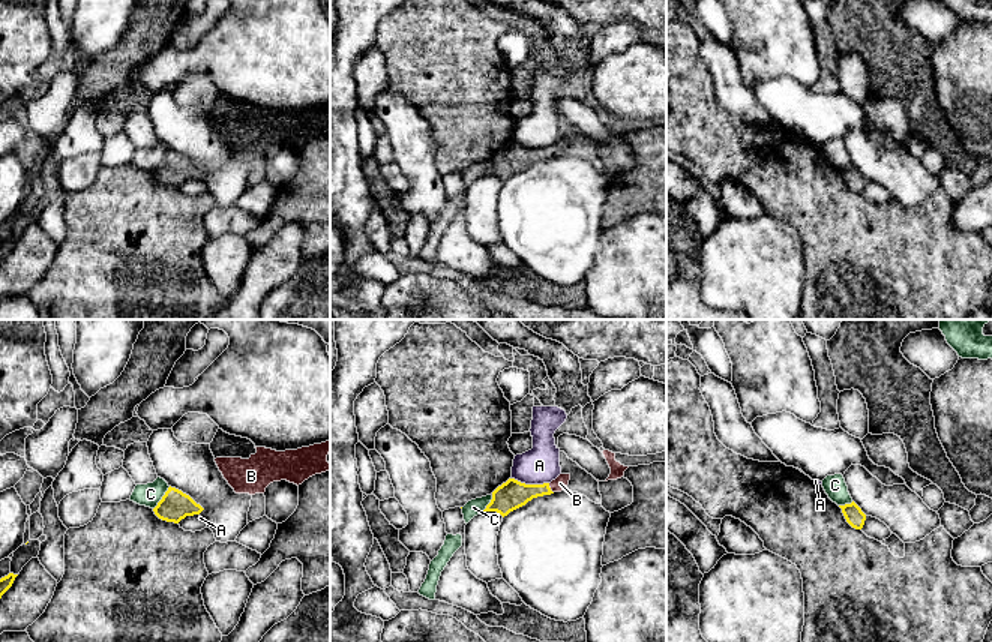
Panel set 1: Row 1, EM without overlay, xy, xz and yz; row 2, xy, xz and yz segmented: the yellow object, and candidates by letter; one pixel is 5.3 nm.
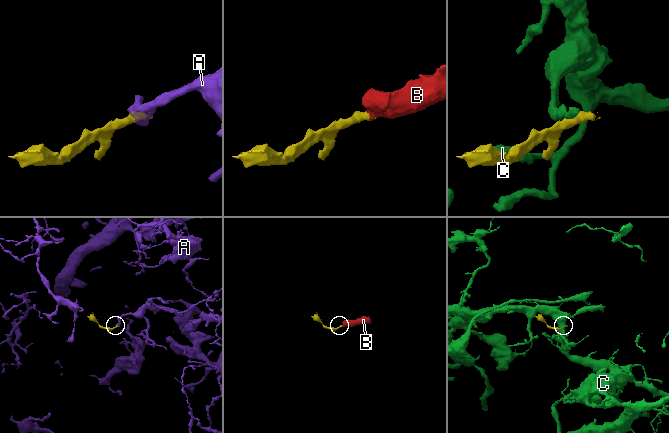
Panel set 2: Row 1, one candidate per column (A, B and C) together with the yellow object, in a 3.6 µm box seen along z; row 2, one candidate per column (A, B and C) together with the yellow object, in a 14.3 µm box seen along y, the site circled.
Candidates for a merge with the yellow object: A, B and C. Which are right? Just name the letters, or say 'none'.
B

